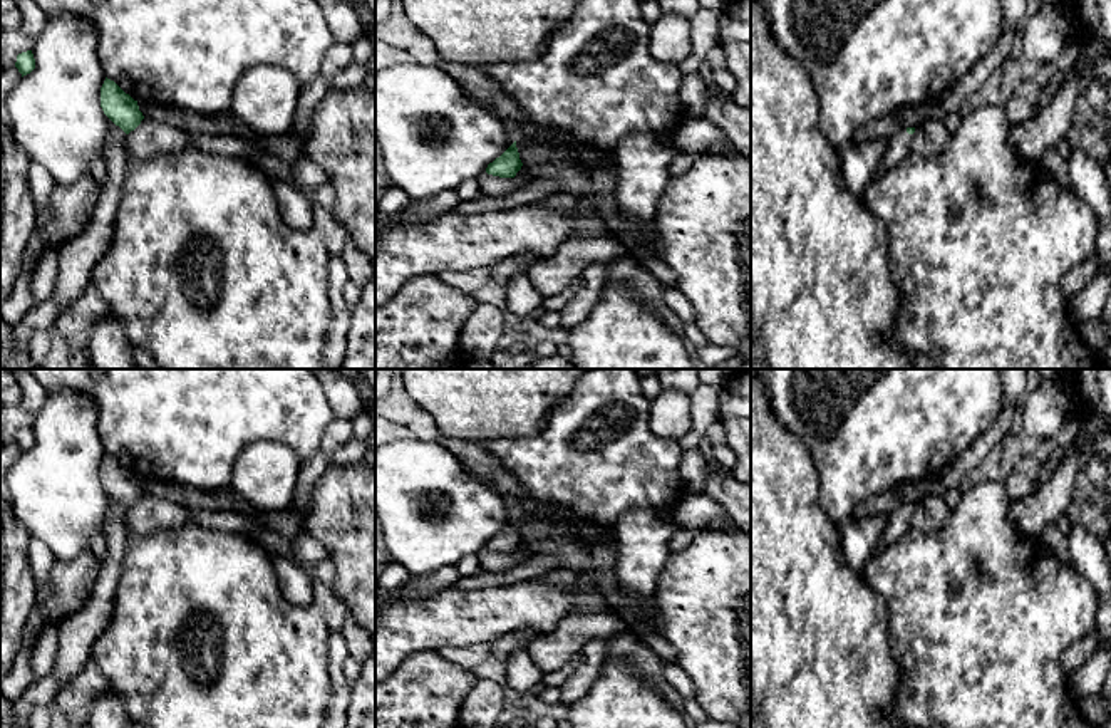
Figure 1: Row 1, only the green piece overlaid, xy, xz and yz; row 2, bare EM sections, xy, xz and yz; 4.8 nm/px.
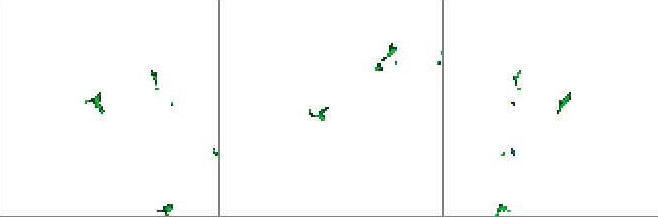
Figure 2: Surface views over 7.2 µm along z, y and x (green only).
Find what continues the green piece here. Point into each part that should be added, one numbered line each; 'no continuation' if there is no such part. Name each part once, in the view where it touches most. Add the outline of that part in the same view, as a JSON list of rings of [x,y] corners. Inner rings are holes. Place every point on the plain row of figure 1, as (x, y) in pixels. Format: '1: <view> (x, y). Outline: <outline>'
1: yz (899, 520). Outline: [[[900,503],[890,515],[888,515],[888,523],[883,532],[881,542],[876,545],[876,554],[886,550],[903,532],[912,528],[910,520],[912,520],[913,510],[907,508],[907,503]]]

